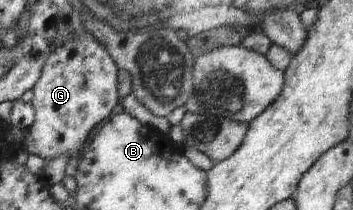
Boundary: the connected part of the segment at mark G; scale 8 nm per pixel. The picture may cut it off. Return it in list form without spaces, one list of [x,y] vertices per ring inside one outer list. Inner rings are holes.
[[[78,31],[62,38],[62,45],[57,46],[45,60],[38,80],[33,86],[31,104],[35,110],[35,119],[26,129],[22,149],[29,155],[54,158],[59,154],[66,154],[69,159],[73,152],[81,151],[92,128],[96,128],[102,120],[106,120],[112,114],[112,110],[118,106],[120,96],[117,71],[114,59],[108,54],[105,46],[100,44],[91,33]]]

